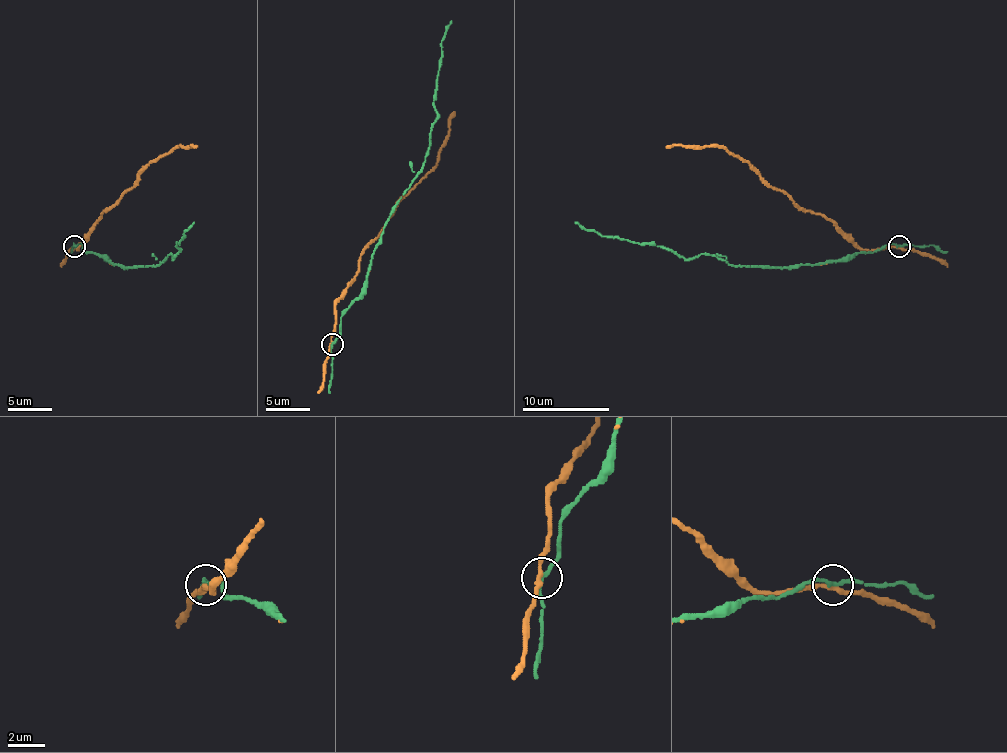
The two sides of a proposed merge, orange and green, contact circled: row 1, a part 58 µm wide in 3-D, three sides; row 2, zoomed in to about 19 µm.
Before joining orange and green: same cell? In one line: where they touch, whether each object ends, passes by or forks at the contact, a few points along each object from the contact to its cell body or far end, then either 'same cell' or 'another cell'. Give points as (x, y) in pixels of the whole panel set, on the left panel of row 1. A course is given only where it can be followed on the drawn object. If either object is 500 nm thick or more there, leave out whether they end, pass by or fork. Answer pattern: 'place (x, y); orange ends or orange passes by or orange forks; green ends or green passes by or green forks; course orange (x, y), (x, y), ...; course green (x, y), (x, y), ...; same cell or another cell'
place (74, 246); orange passes by; green passes by; course orange (74, 246), (78, 249), (104, 211), (153, 161), (172, 148), (196, 148); course green (74, 246), (83, 244), (85, 253), (102, 255), (111, 264), (157, 266), (170, 253), (172, 260), (194, 222); same cell

